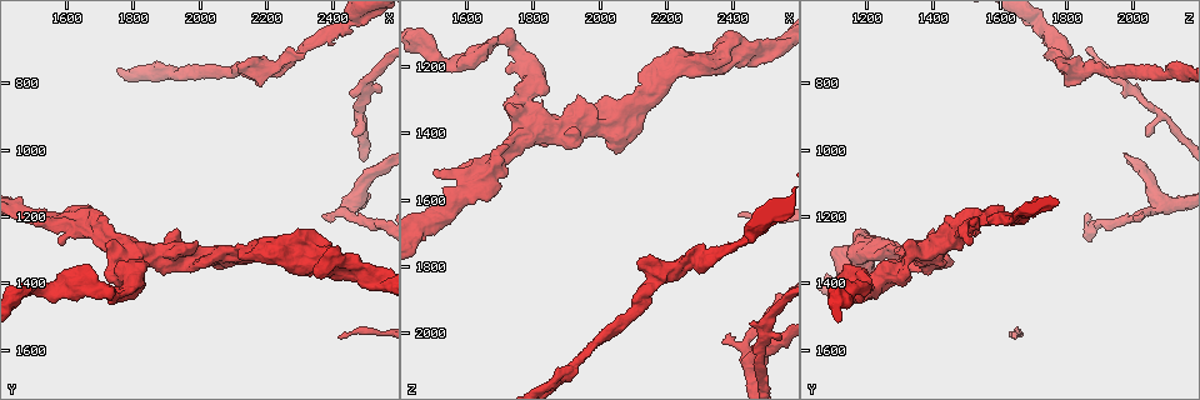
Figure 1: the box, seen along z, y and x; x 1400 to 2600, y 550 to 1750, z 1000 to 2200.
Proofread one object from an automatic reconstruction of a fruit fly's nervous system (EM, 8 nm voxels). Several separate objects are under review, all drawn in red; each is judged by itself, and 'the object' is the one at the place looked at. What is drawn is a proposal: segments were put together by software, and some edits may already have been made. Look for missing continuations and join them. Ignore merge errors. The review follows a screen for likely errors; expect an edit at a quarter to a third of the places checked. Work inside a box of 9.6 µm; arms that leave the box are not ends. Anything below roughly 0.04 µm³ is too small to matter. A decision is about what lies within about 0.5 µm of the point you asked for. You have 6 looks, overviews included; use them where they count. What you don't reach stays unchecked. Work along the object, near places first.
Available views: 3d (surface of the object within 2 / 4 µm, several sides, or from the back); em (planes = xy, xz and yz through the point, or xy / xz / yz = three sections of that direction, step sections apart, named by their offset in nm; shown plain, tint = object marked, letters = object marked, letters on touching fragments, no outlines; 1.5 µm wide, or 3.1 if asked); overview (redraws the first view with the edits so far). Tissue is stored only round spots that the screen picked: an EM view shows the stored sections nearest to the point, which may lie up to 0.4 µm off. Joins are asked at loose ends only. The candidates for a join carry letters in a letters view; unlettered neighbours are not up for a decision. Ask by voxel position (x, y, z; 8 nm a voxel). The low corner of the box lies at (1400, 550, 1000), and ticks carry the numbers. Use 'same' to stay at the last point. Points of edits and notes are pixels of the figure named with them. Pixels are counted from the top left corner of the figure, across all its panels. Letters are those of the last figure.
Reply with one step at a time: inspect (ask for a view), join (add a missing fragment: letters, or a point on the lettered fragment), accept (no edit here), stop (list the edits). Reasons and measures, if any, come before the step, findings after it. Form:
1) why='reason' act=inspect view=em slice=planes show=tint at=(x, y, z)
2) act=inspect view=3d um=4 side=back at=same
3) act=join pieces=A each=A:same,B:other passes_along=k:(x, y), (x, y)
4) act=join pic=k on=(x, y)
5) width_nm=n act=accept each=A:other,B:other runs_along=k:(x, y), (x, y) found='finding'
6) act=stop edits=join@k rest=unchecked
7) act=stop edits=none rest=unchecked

why='an open end' act=inspect view=em slice=xz step=4 show=tint at=(1590, 1280, 1500)

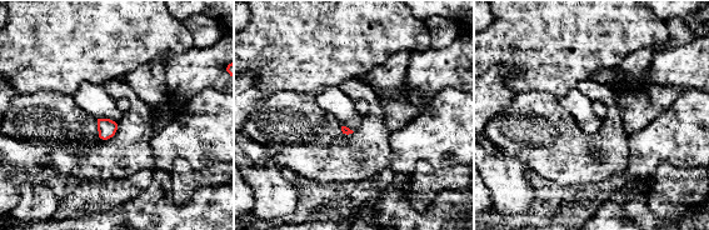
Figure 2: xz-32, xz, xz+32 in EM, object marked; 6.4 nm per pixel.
why='cut it another way' act=inspect view=em slice=planes show=tint at=same

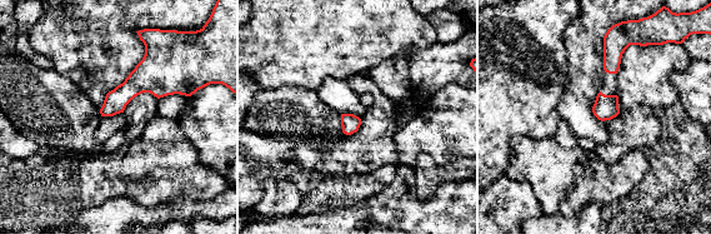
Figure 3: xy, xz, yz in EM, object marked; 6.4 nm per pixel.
act=inspect view=em slice=planes show=letters at=same

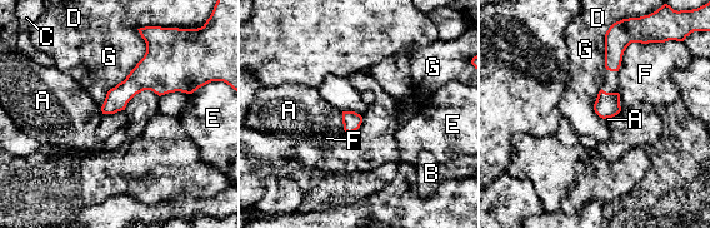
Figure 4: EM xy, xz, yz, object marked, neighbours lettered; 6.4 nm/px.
act=accept each=A:other,B:other,C:other,D:other,E:other,F:other,G:other border=4:(138, 29), (145, 54), (103, 114) found='none of them fits'

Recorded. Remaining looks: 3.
why='branch stops here' act=inspect view=em um=3.1 slice=planes show=letters at=(2130, 1320, 1210)

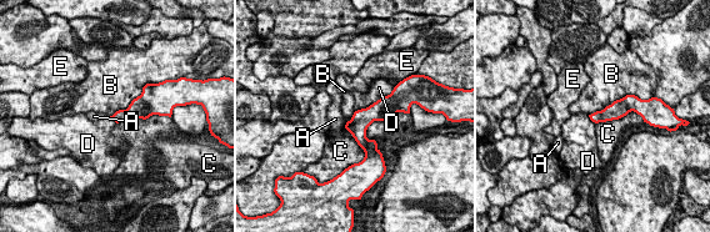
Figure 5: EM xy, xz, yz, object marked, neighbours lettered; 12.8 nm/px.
longest_contact=B:650nm act=accept each=A:other,B:other,C:other,D:other,E:other found='no lettered fragment goes on from it'

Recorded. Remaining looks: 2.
why='branch stops here' act=inspect view=3d um=2 at=(2470, 950, 2040)

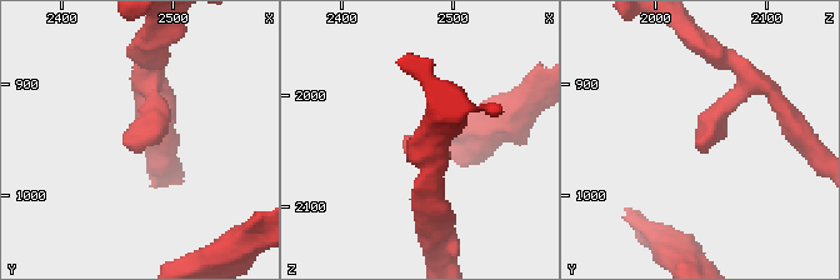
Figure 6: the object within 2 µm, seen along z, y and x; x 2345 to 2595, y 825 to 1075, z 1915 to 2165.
act=inspect view=em slice=planes show=letters at=(2458, 954, 2042)

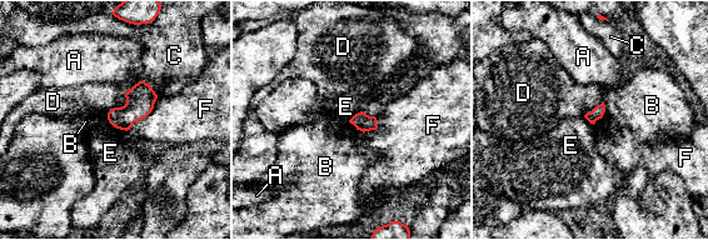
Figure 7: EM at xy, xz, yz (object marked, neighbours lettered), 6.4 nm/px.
act=accept each=A:other,B:other,C:other,D:other,E:other,F:other border=7:(360, 110), (348, 120) found='none of them fits'

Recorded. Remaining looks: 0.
act=stop edits=none rest=unchecked

